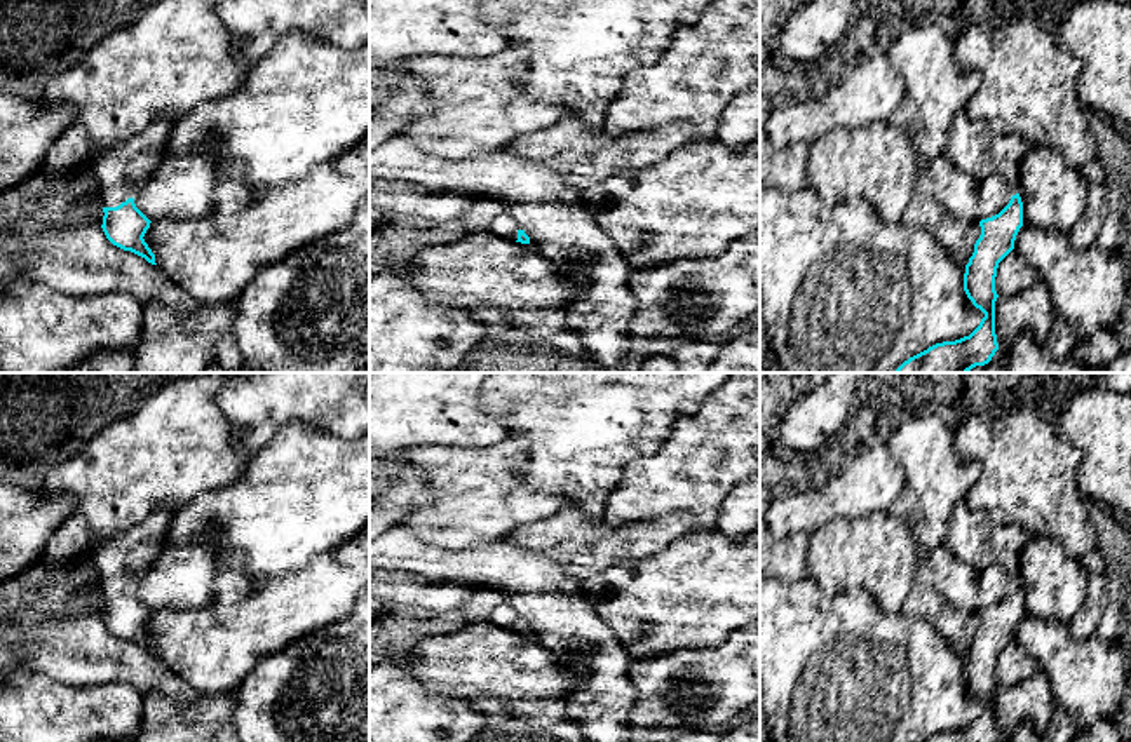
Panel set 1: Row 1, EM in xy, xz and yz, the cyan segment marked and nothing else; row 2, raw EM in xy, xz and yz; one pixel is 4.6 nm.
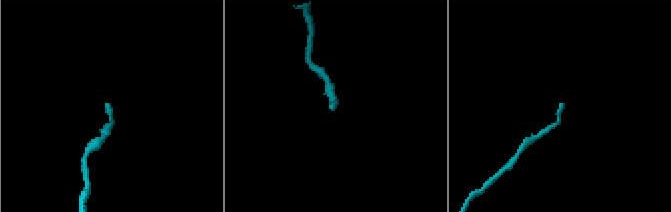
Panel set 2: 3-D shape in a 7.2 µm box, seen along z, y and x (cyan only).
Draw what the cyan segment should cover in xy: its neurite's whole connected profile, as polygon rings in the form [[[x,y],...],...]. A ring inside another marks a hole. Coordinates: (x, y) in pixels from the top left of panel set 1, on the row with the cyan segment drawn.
[[[155,120],[143,132],[103,150],[92,164],[105,206],[101,228],[106,239],[152,265],[157,265],[155,254],[143,239],[152,221],[136,207],[132,193],[166,157],[171,129],[171,122]]]

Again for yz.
[[[995,136],[992,141],[997,172],[1004,179],[1011,200],[995,216],[981,219],[981,235],[965,265],[964,291],[985,317],[969,334],[955,341],[943,341],[910,357],[892,373],[969,373],[985,366],[999,350],[995,334],[995,277],[999,263],[1014,249],[1023,226],[1023,202],[1019,197],[1019,162],[1030,145],[1021,136]]]

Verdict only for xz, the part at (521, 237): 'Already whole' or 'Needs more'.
Needs more

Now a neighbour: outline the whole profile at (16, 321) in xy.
[[[14,280],[0,289],[0,373],[64,373],[98,350],[132,350],[145,305],[127,293],[68,296],[45,284]]]

